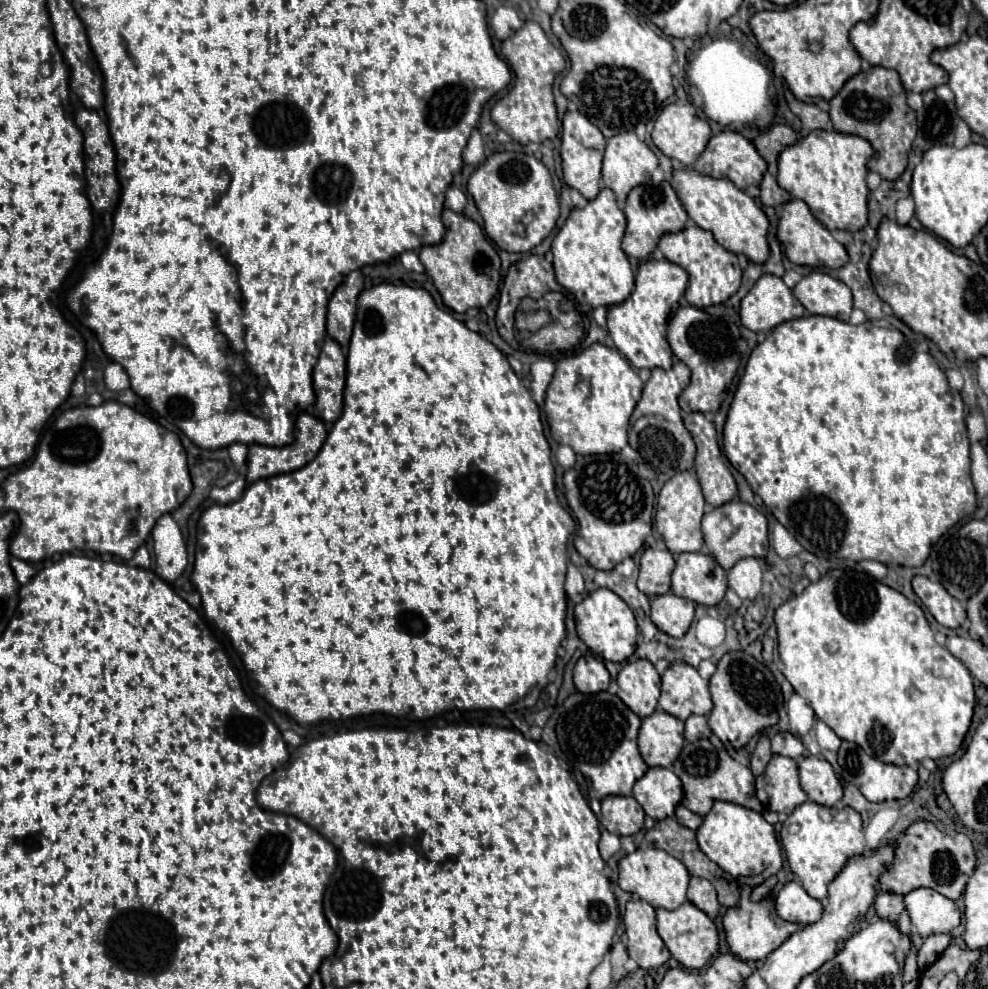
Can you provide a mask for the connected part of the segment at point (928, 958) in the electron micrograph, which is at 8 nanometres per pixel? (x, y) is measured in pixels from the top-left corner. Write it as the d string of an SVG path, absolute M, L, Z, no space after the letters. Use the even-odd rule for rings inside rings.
M934 934L934 936L928 936L924 942L922 942L922 948L918 950L918 968L924 970L928 968L936 956L940 956L950 944L950 936L948 934Z

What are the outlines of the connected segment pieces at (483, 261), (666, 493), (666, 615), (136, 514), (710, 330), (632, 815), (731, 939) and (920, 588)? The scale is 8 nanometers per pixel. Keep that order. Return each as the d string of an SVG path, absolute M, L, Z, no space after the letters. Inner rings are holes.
M444 208L442 222L446 226L446 236L440 244L422 246L418 252L420 262L426 268L426 274L434 280L442 302L454 312L466 312L468 308L484 308L498 292L500 284L500 258L492 242L484 236L482 228L450 208Z
M684 470L674 474L660 490L658 496L658 510L656 510L656 530L660 532L666 548L672 554L678 552L698 552L704 544L702 530L700 530L700 520L704 516L704 496L700 490L698 480L694 478L692 472Z
M666 592L662 596L652 598L650 618L662 632L682 638L694 618L694 606L694 602L678 598L672 592Z
M108 400L102 402L100 406L82 406L82 408L72 408L62 412L52 424L46 426L46 430L40 436L40 444L36 450L34 460L30 462L30 466L10 474L2 484L2 492L4 492L5 509L10 509L20 516L20 527L16 531L14 537L10 540L10 554L26 560L26 562L42 562L44 558L56 554L56 552L72 552L72 550L94 551L98 554L111 554L120 556L124 560L130 560L134 556L134 552L146 542L146 538L150 536L150 530L154 528L156 520L162 514L168 514L172 510L176 510L192 492L192 482L190 482L190 474L188 474L188 466L186 466L186 452L178 440L178 436L166 428L162 428L160 424L152 422L150 418L142 416L140 412L132 410L126 404L120 404L116 400Z
M680 306L668 322L666 338L674 356L682 360L692 372L690 384L678 396L680 408L684 412L716 412L740 364L740 334L736 324L724 318L714 318L694 306Z
M606 796L600 824L618 836L630 836L644 826L644 810L632 796Z
M742 884L740 886L740 902L734 908L728 908L722 924L724 924L724 934L726 934L726 944L730 948L730 952L738 958L738 960L746 960L746 962L756 962L756 960L764 960L770 952L774 952L786 938L790 938L796 930L798 924L786 922L776 914L774 908L774 896L772 892L764 898L764 900L750 900L750 892L752 886Z
M914 576L912 588L916 596L924 602L924 606L930 610L930 614L946 628L960 628L966 620L966 608L950 596L944 586L936 580L930 580L926 576Z

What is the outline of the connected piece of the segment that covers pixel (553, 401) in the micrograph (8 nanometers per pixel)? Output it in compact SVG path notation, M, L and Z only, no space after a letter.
M592 344L576 356L560 358L556 362L556 372L546 390L546 400L544 400L544 412L546 412L552 438L558 444L572 446L572 450L582 456L602 454L602 452L620 452L628 444L628 420L634 406L640 400L642 386L644 386L642 380L638 378L634 368L628 364L628 360L604 344Z

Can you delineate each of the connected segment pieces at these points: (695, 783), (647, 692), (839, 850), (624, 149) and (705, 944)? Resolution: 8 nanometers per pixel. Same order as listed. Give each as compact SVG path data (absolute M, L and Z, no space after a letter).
M710 740L686 742L680 756L672 764L672 770L682 780L682 788L684 788L682 804L700 816L706 816L706 812L710 812L712 800L726 800L726 802L734 802L756 812L764 812L760 800L756 798L752 770L736 762L734 758L730 758L724 748L716 748Z
M648 660L628 662L618 672L618 696L640 718L650 716L660 698L660 674Z
M808 800L808 802L800 804L784 820L782 830L780 830L780 840L782 840L782 846L784 846L792 872L800 878L806 892L810 892L810 896L814 896L816 900L826 898L828 882L834 880L834 876L842 870L846 860L864 852L864 832L862 832L860 814L846 806L848 818L840 822L834 816L822 818L824 812L826 810L820 804Z
M620 132L606 142L602 182L616 194L618 202L624 202L628 192L638 184L650 182L656 168L656 154L634 132Z
M684 902L676 910L656 910L658 918L658 934L664 940L666 948L672 952L672 956L688 970L700 970L706 966L706 962L718 952L718 932L712 922L700 908L696 908L692 902Z

